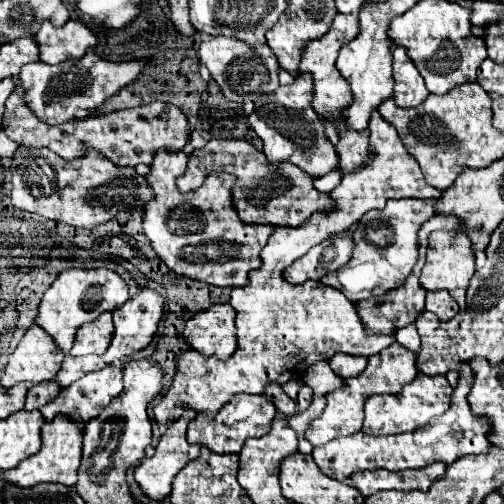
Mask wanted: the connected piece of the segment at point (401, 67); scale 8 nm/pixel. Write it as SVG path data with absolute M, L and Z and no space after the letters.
M400 45L394 47L394 101L400 107L418 107L426 97L428 89L422 81L422 75L418 73L414 61L406 57L406 49Z

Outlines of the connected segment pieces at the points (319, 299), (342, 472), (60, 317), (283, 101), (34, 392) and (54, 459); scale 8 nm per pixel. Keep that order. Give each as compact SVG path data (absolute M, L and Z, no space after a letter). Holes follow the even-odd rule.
M376 109L370 117L370 149L376 153L374 161L370 161L362 171L344 175L342 183L330 193L336 203L336 209L332 213L316 213L300 227L278 227L270 235L266 247L260 253L264 265L248 275L248 285L232 289L230 305L238 313L235 319L238 347L234 357L220 361L204 359L198 351L184 353L178 361L178 373L170 387L170 393L154 405L154 417L158 423L166 425L178 419L186 409L186 405L180 403L174 395L190 395L190 407L194 411L214 415L236 393L262 393L268 381L286 383L290 379L298 379L298 357L302 361L306 355L314 355L318 361L328 361L336 353L368 357L380 353L384 347L396 341L394 335L368 333L358 317L358 311L350 305L350 301L346 301L344 293L338 293L338 289L330 289L320 281L290 285L282 277L284 269L304 256L310 247L322 243L330 235L344 233L352 223L360 221L366 211L382 209L388 199L438 199L442 195L438 189L430 187L424 181L416 159L406 151L396 129L386 123ZM322 307L328 309L324 311ZM276 333L282 333L282 339L276 339Z
M464 361L460 365L460 377L458 385L452 395L450 409L436 417L432 423L426 427L414 431L414 433L404 433L402 437L370 437L364 433L354 433L350 437L338 437L334 441L328 441L322 447L314 447L312 457L316 465L320 467L322 473L336 481L344 481L356 471L362 469L388 469L388 471L402 471L402 469L414 469L414 467L424 467L434 461L444 461L452 463L460 459L462 455L478 455L478 453L488 453L490 451L490 423L486 417L478 417L470 405L468 405L468 391L470 385L474 383L474 373L470 367L470 361Z
M66 269L56 277L56 281L44 293L40 307L38 307L36 323L42 325L42 329L54 337L54 341L64 353L68 353L72 349L72 343L80 325L94 321L104 311L112 311L120 307L122 301L126 301L126 297L128 297L128 285L122 279L122 275L118 275L116 271Z
M300 73L292 85L278 87L274 93L254 101L254 113L248 115L250 127L264 141L264 155L270 163L292 161L312 177L322 177L338 167L338 153L322 129L320 117L312 109L314 77L310 73Z
M44 381L42 385L32 385L28 389L28 399L26 399L24 409L40 409L48 401L52 401L58 393L60 393L60 389L54 385L54 381Z
M54 417L54 421L46 421L42 425L42 449L34 457L22 461L18 469L8 469L4 473L4 481L12 481L20 487L32 487L38 483L62 483L72 487L82 461L82 437L84 425L70 421L70 417Z

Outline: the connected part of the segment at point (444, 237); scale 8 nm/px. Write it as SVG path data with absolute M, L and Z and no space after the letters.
M434 231L428 239L428 253L426 253L426 265L420 275L420 283L428 291L446 289L452 299L460 305L460 309L466 309L466 289L470 283L470 277L474 275L474 249L472 241L464 231Z

